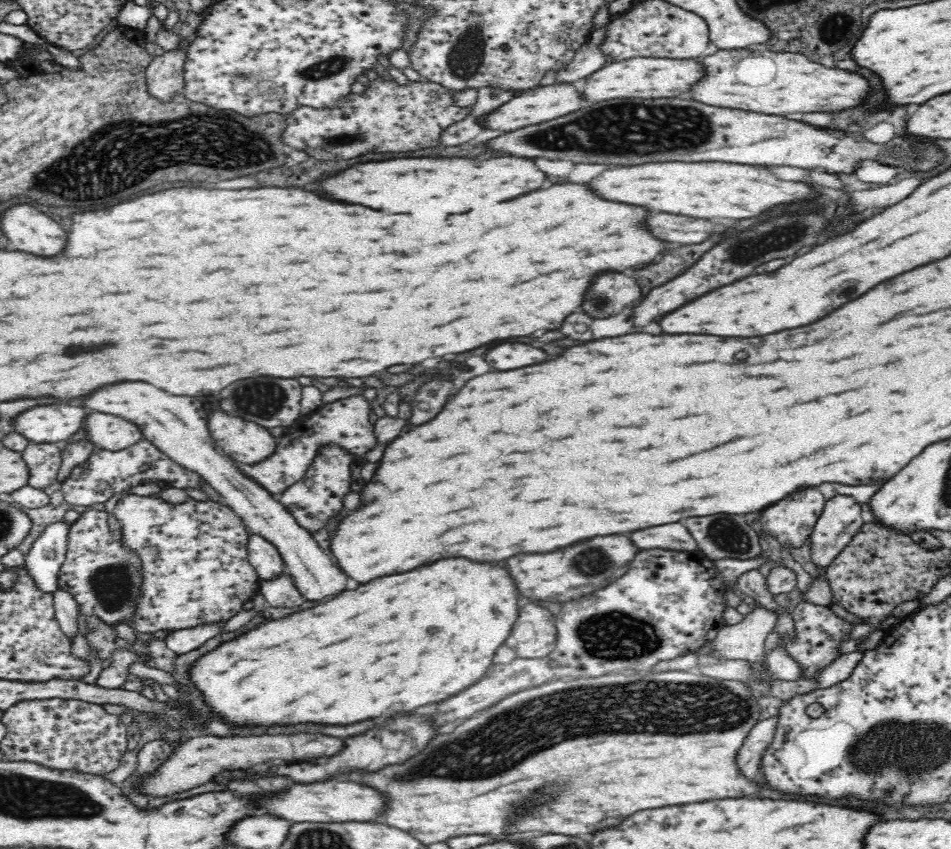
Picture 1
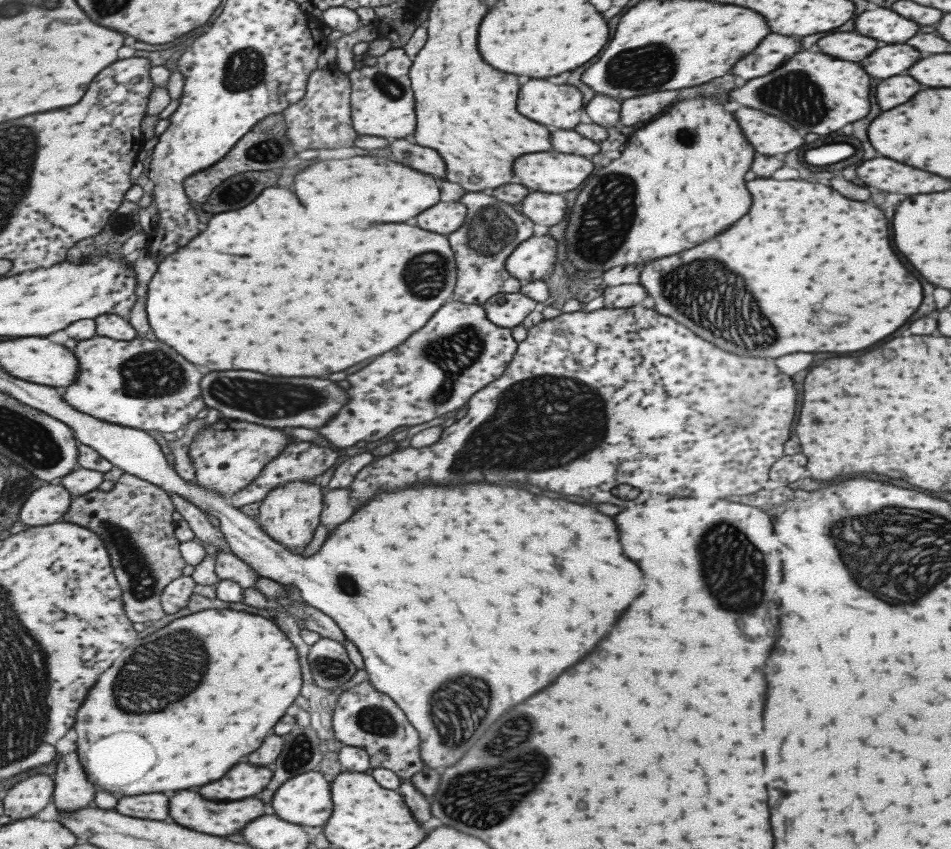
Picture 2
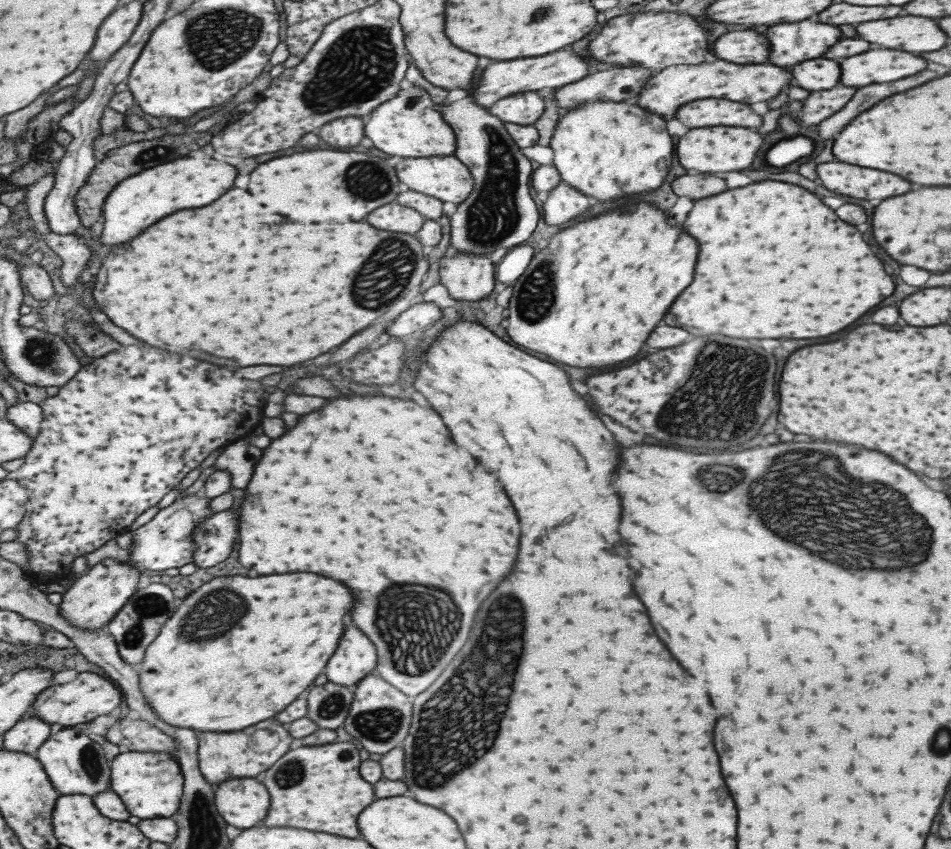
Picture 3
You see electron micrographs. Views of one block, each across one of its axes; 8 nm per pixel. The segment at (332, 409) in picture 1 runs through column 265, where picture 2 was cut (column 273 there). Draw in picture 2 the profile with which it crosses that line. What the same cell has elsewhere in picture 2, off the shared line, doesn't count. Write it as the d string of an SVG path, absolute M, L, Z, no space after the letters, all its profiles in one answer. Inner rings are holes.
M295 442L295 444L289 446L289 450L285 450L285 454L281 454L281 458L273 460L253 484L249 484L245 490L229 496L229 504L233 504L235 508L243 508L243 506L249 506L253 502L263 502L269 492L273 492L277 486L281 486L285 482L291 482L291 480L319 480L321 474L325 474L329 468L335 466L337 458L339 458L339 450L335 452L331 448L323 448L323 446L317 446L313 442Z

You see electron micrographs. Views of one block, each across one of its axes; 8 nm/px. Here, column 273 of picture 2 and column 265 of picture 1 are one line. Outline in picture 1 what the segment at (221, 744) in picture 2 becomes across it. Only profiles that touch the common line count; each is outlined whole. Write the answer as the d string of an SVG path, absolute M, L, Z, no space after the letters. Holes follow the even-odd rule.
M448 558L448 560L438 560L430 566L422 566L418 570L412 570L408 574L394 574L394 576L384 576L376 578L368 584L358 586L356 590L346 590L340 592L336 598L302 610L294 612L290 616L282 618L272 618L270 622L262 622L254 630L218 644L216 648L208 650L206 654L198 656L190 664L190 682L204 694L204 706L212 716L218 714L222 722L230 726L254 726L254 728L268 728L268 726L294 726L294 724L326 724L326 726L348 726L354 722L362 722L368 718L390 718L400 712L412 712L420 706L426 704L436 704L436 702L446 702L448 698L454 698L456 694L462 694L468 690L472 684L476 684L492 666L492 658L496 650L508 640L516 618L518 618L518 592L514 586L514 580L510 574L500 568L500 566L490 566L490 564L476 564L464 558Z

